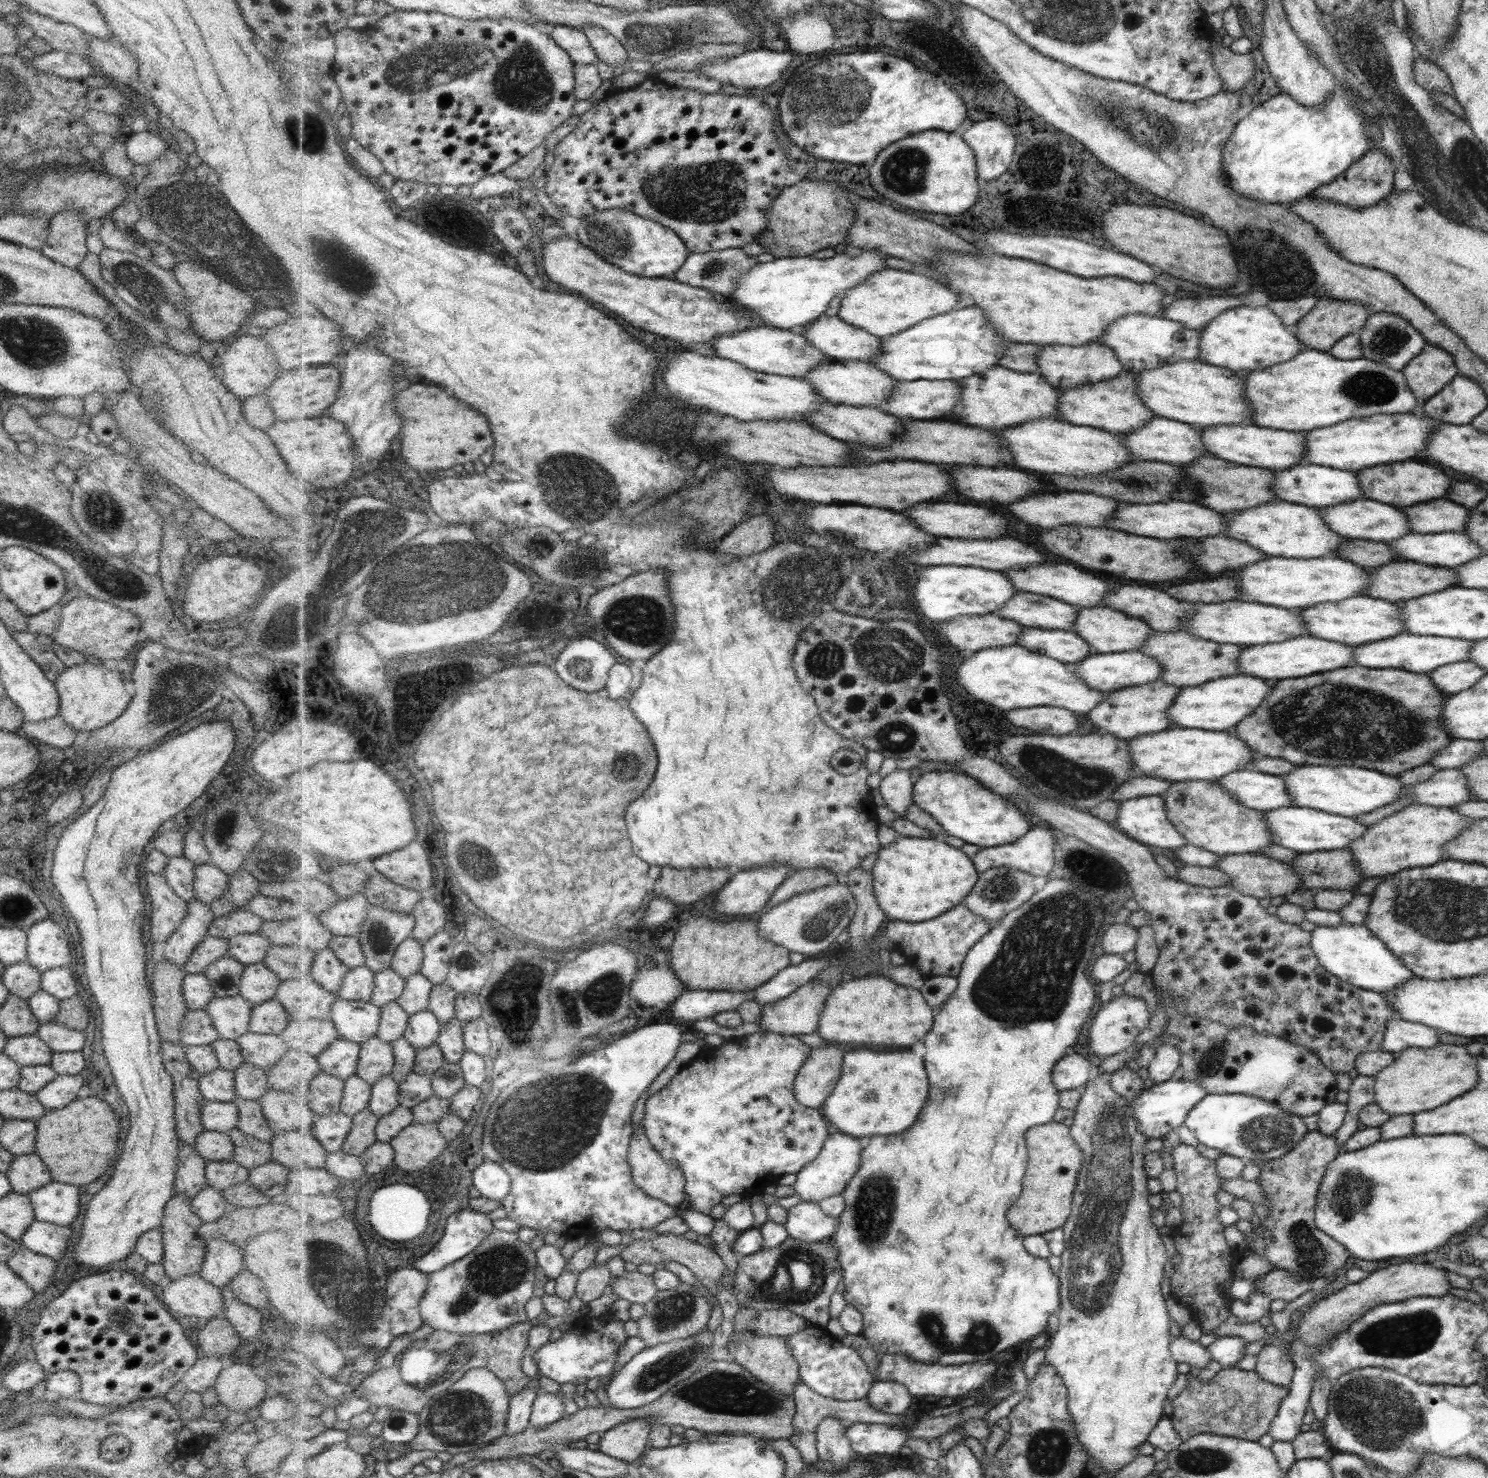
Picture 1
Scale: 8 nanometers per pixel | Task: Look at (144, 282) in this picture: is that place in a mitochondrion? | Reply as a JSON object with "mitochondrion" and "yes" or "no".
{"mitochondrion":"yes"}

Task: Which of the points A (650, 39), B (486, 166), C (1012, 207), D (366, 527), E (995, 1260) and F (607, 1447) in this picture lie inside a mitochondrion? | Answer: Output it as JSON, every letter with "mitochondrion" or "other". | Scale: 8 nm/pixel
{"A":"mitochondrion","B":"other","C":"other","D":"mitochondrion","E":"mitochondrion","F":"other"}

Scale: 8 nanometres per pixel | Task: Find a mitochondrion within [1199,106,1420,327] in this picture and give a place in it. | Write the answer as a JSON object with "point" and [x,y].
{"point":[1302,275]}

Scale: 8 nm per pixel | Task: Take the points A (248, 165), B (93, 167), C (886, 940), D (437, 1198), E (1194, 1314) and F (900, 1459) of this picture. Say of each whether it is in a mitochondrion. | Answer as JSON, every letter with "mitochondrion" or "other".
{"A":"other","B":"other","C":"other","D":"other","E":"other","F":"other"}

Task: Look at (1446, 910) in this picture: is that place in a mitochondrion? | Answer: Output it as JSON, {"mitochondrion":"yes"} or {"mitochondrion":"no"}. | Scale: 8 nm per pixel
{"mitochondrion":"yes"}

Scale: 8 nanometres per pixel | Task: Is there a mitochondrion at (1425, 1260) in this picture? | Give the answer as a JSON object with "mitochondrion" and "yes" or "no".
{"mitochondrion":"no"}

